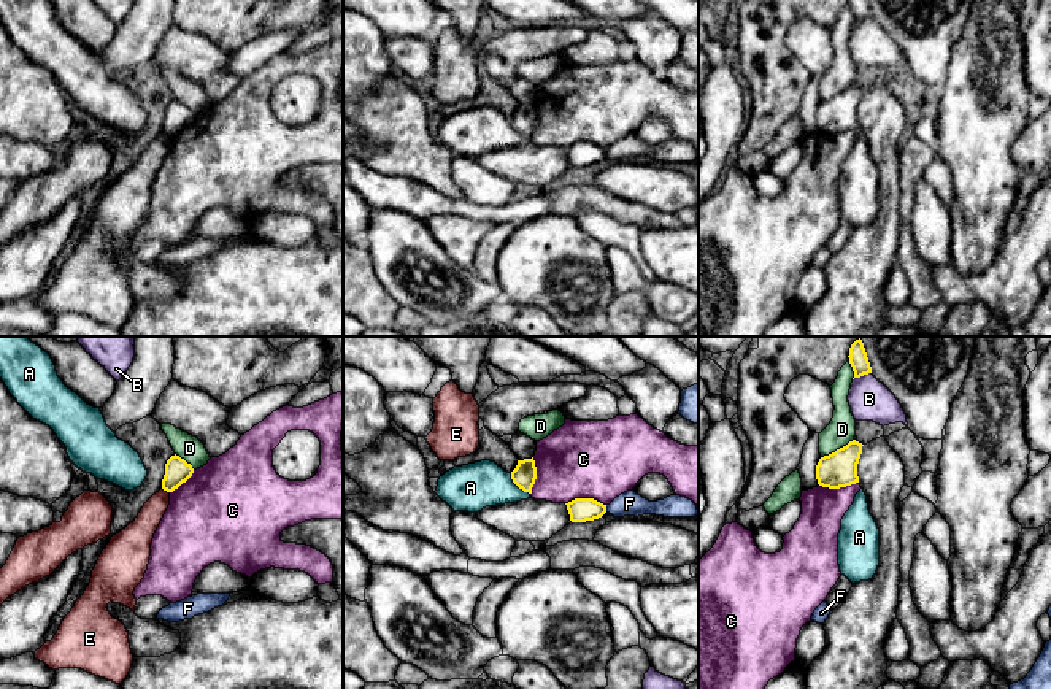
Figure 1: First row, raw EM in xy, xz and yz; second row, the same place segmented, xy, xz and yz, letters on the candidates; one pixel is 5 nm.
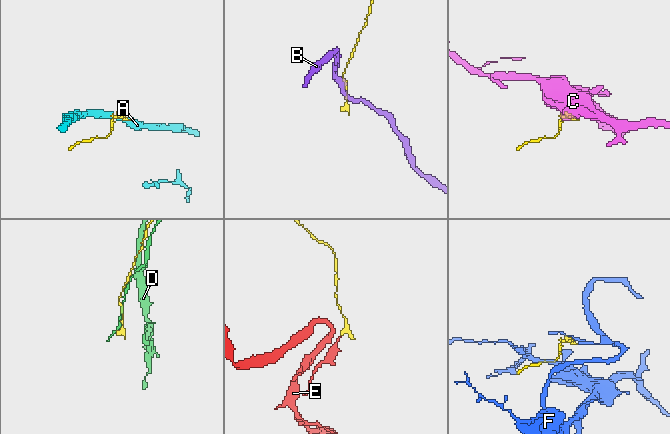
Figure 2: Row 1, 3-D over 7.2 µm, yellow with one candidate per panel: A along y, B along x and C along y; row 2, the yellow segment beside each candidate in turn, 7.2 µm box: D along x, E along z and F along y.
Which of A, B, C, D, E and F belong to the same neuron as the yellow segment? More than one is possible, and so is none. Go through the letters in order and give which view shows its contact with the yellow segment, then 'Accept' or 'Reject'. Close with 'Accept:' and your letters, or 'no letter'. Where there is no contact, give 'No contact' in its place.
A: Touches yellow in xz. Reject
B: Touches yellow in yz. Reject
C: Touches yellow in xz. Reject
D: Touches yellow in yz. Reject
E: Touches yellow in xy. Reject
F: Touches yellow in xz. Reject
Accept: no letter

